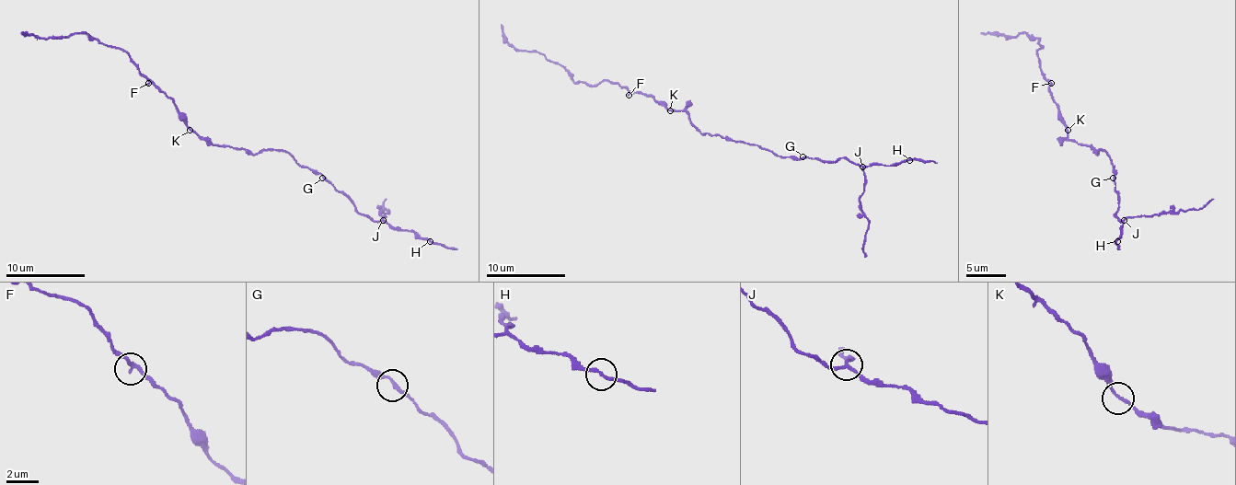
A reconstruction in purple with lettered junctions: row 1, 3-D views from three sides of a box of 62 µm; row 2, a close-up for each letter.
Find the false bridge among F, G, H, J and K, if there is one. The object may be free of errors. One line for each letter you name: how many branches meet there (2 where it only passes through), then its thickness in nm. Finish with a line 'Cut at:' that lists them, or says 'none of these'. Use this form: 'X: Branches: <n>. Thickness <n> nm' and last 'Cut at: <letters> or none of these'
J: Branches: 3. Thickness 170 nm
Cut at: J

